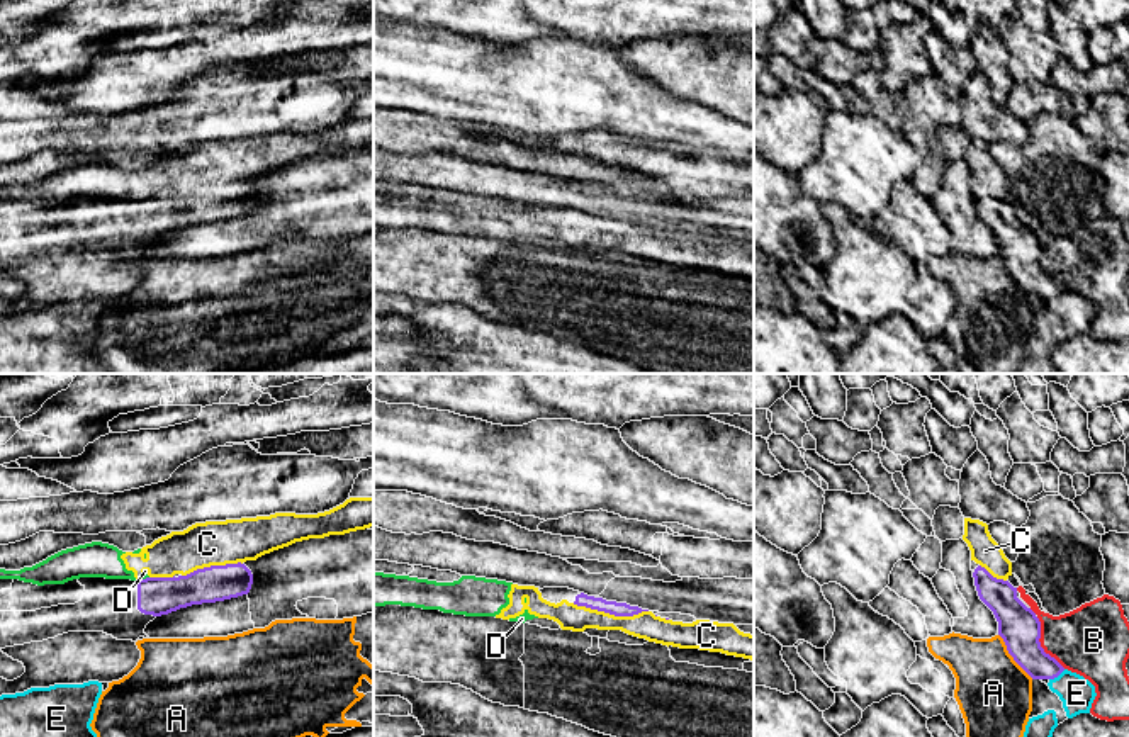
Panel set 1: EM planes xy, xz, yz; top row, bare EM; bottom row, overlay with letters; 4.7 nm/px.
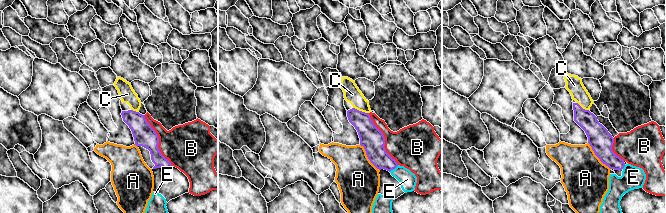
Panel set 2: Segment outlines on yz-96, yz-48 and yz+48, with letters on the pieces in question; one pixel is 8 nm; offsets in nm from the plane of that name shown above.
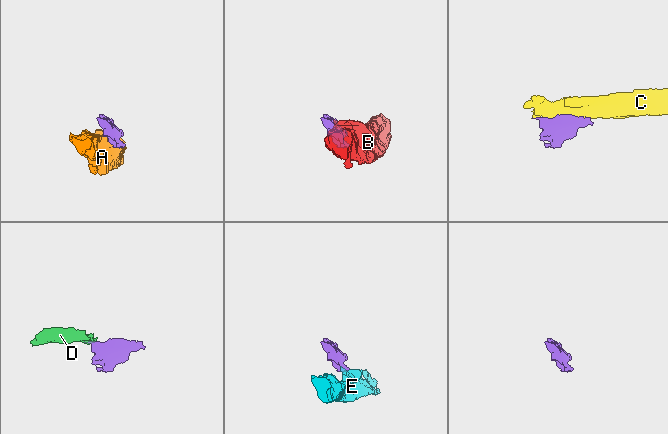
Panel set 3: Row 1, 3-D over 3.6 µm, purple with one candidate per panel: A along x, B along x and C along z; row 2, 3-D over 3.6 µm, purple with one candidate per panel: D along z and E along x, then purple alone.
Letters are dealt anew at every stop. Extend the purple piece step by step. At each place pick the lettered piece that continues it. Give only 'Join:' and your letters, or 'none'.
Join: none

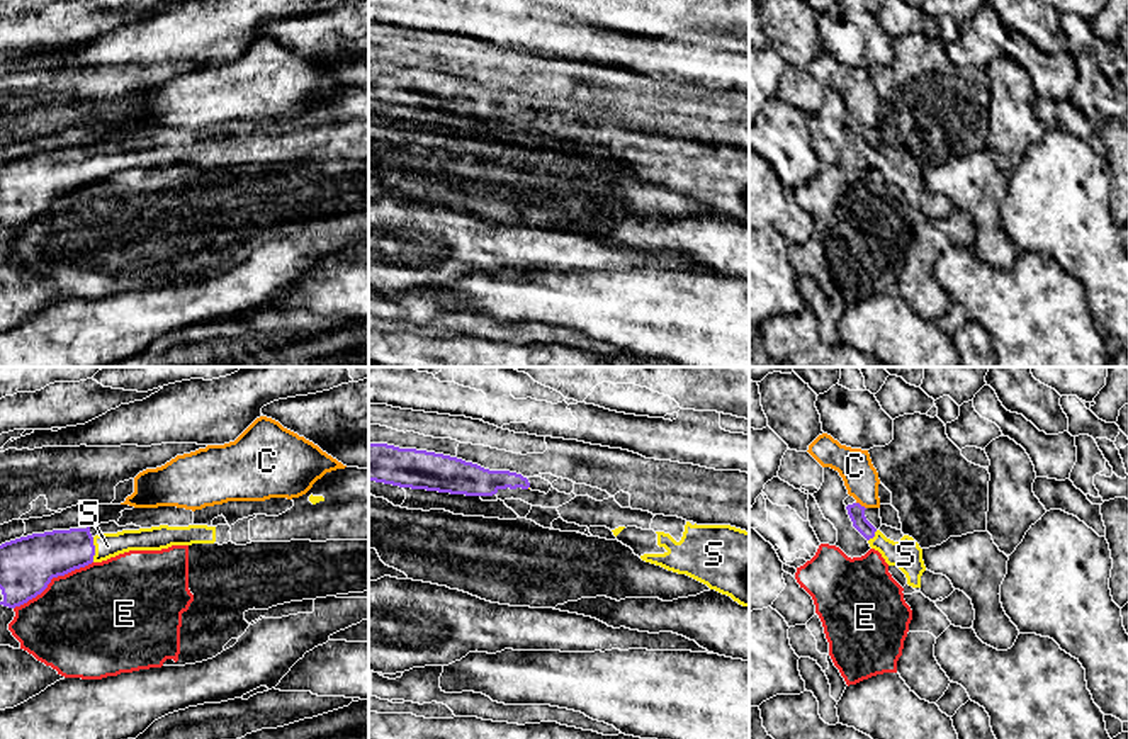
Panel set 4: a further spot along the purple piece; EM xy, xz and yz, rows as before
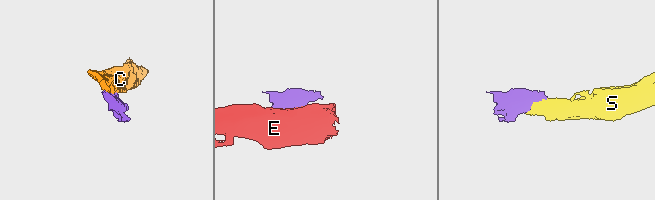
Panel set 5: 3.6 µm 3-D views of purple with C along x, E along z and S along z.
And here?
Join: S

